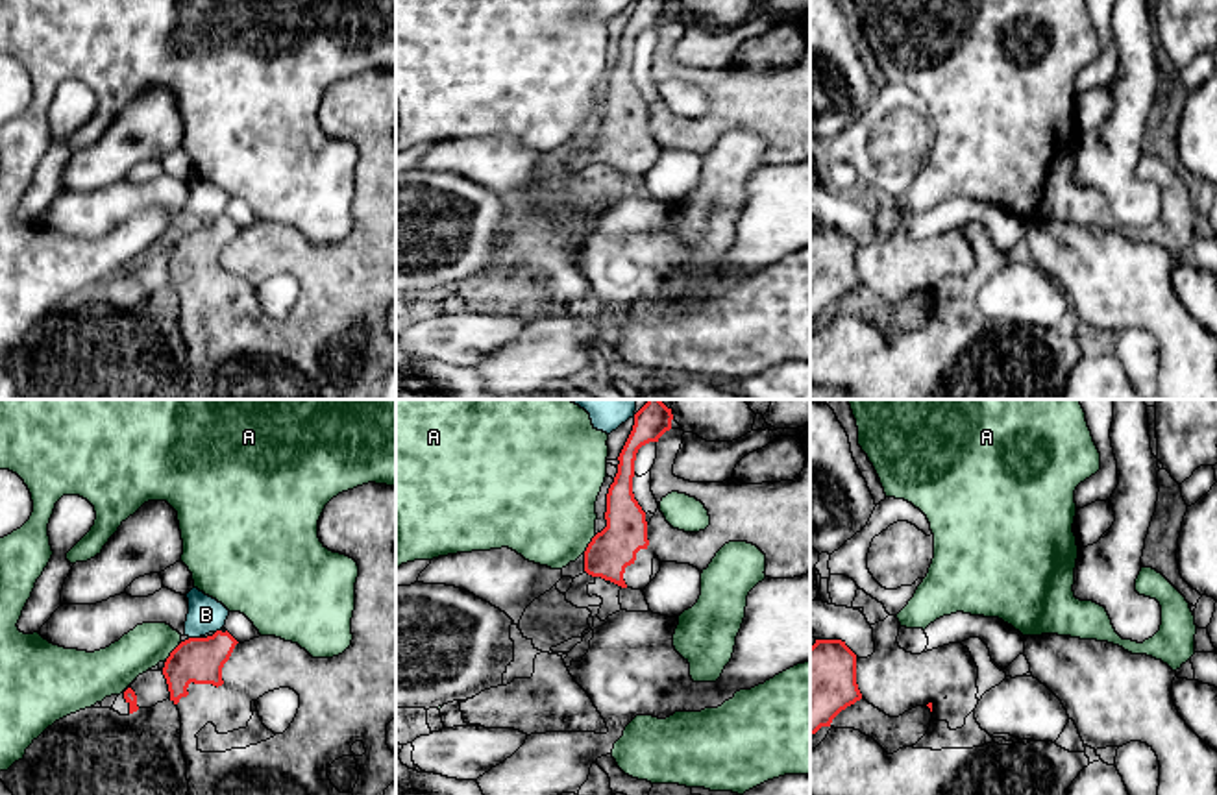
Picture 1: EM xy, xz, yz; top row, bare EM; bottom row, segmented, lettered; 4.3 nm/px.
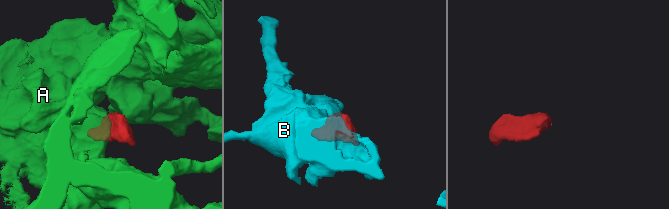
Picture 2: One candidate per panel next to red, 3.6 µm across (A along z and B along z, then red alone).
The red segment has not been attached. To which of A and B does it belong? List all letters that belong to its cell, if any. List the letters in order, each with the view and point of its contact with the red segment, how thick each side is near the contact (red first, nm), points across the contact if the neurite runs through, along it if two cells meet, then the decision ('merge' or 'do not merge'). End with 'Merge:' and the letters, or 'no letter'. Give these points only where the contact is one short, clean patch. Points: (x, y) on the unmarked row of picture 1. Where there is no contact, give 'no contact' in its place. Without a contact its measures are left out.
A: xz (589, 130) | 190/440 nm | along xz (596, 121), (583, 137) | do not merge
B: xy (195, 224) | 200/160 nm | do not merge
Merge: no letter

